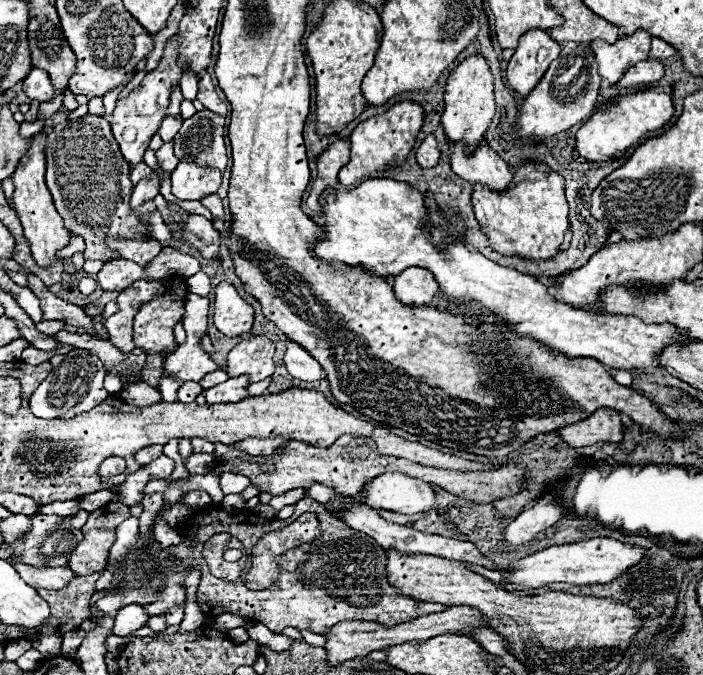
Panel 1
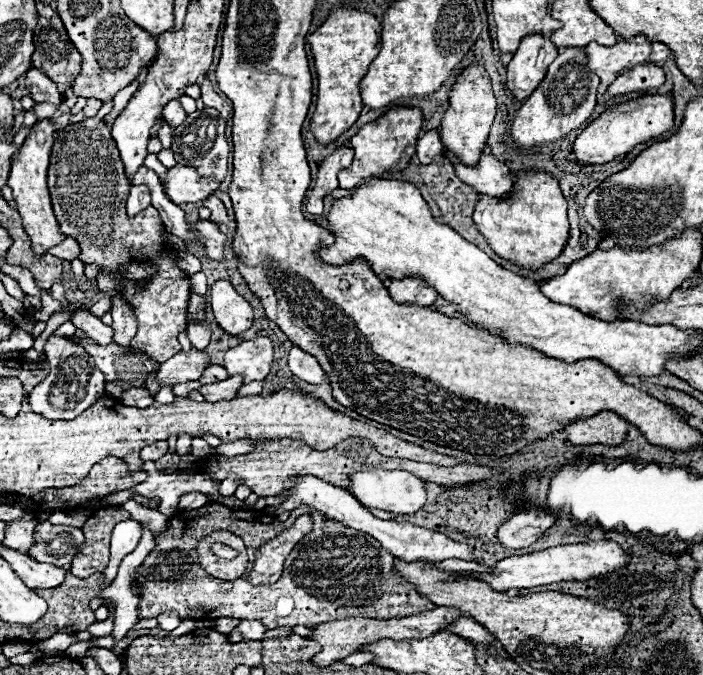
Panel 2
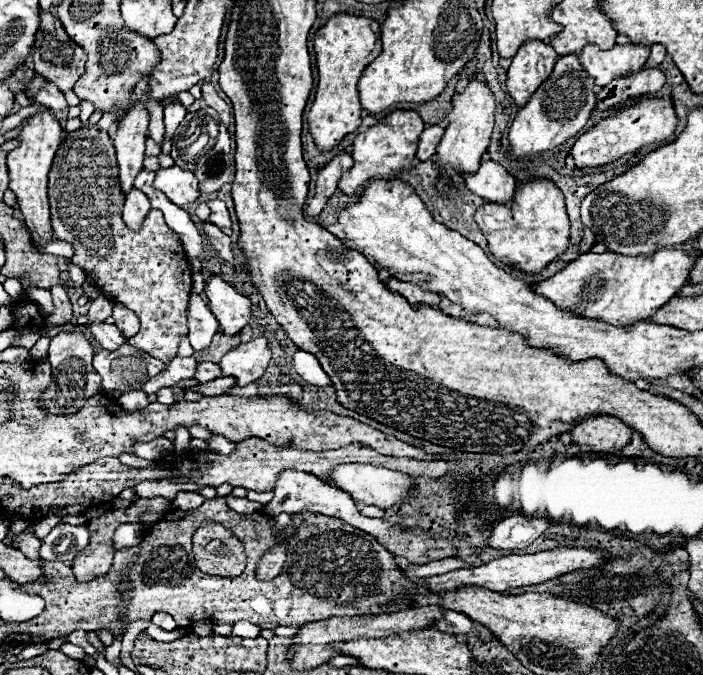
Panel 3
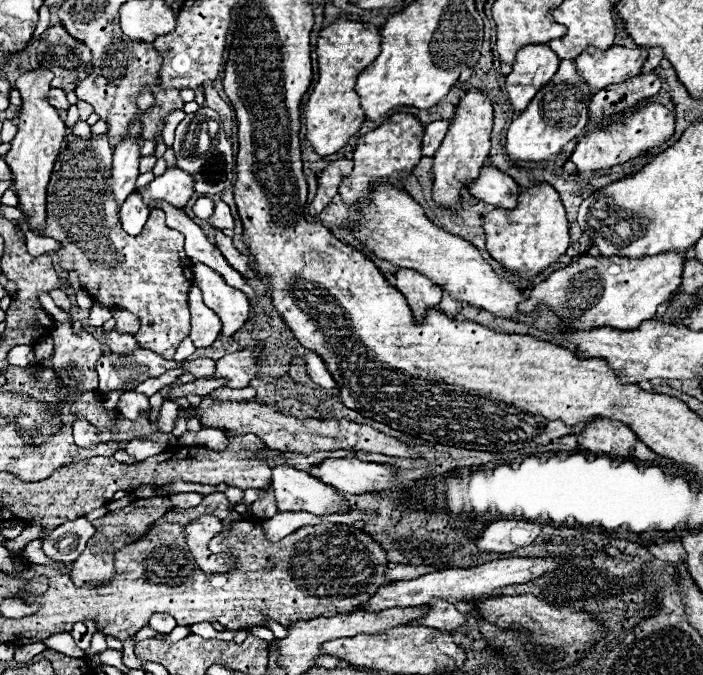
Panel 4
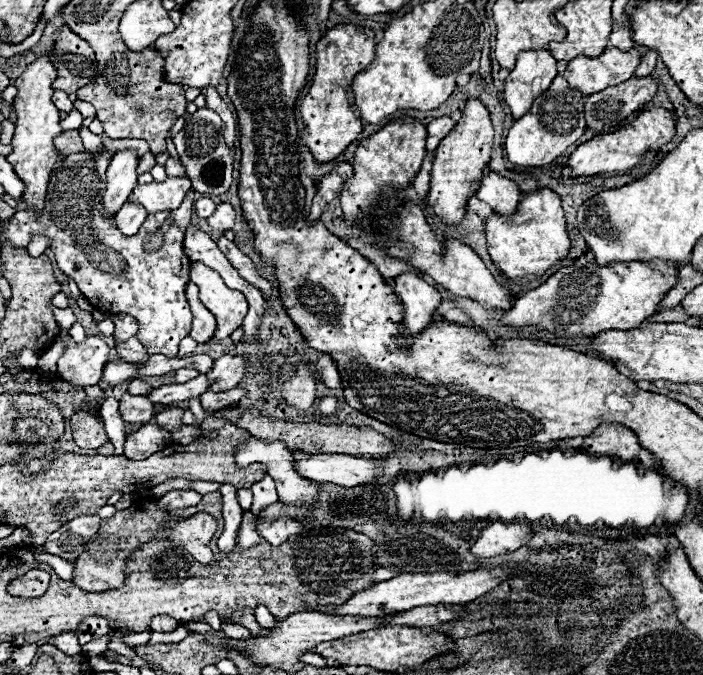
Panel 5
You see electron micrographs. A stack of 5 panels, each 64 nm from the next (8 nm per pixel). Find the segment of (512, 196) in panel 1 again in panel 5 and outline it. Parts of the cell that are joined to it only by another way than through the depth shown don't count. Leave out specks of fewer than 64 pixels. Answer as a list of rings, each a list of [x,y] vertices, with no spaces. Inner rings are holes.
[[[550,188],[522,194],[520,204],[512,216],[490,214],[486,218],[486,238],[492,262],[506,278],[514,280],[516,284],[536,280],[550,266],[558,264],[570,250],[570,236],[566,230],[560,196]]]

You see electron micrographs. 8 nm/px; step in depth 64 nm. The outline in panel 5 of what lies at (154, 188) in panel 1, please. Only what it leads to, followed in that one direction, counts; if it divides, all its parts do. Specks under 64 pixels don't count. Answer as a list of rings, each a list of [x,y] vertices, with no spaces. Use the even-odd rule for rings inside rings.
[[[128,200],[128,202],[120,208],[120,212],[116,212],[116,222],[118,222],[118,228],[120,228],[122,234],[134,236],[134,234],[138,232],[138,228],[144,224],[146,216],[148,216],[148,214],[144,212],[144,208],[140,208],[140,204]]]

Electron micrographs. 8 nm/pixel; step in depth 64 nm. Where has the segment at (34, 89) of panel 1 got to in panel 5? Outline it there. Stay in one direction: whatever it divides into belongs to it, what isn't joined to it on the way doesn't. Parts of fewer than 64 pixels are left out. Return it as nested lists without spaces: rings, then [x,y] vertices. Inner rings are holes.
[[[54,90],[52,102],[56,104],[56,108],[58,108],[60,112],[70,112],[70,110],[74,108],[74,104],[68,100],[68,94],[66,94],[66,92],[60,92],[60,90]]]

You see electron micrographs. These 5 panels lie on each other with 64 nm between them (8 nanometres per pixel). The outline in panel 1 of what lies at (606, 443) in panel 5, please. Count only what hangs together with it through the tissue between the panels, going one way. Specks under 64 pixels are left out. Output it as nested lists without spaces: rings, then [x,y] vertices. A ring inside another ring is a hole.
[[[598,408],[586,420],[564,426],[558,432],[560,432],[560,438],[572,448],[592,446],[596,442],[614,442],[616,444],[624,436],[624,424],[616,410]]]

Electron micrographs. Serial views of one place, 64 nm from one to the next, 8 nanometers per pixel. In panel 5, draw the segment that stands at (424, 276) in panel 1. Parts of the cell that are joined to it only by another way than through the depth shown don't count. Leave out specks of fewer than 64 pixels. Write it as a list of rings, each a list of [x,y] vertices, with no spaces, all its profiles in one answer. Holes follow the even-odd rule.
[[[404,272],[394,278],[394,290],[404,304],[404,326],[408,332],[424,330],[436,308],[442,302],[440,292],[422,280],[422,276],[414,272]]]

